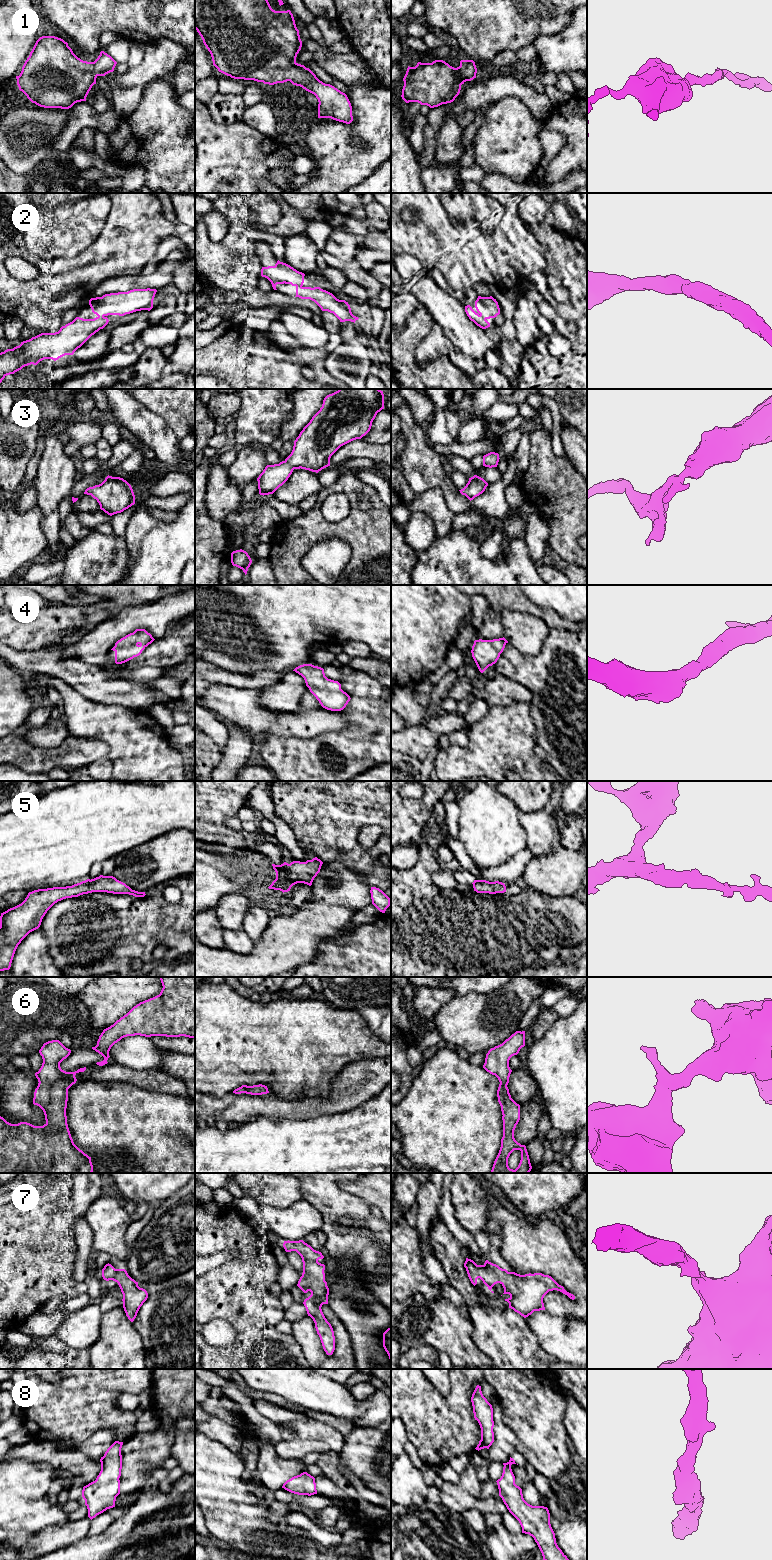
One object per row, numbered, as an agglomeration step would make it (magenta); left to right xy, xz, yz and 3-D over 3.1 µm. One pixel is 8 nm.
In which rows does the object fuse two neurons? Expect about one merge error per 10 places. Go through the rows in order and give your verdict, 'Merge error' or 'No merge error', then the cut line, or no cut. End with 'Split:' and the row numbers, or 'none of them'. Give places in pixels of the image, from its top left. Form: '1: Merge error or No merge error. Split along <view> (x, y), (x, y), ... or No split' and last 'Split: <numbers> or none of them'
1: No merge error. No split
2: No merge error. No split
3: No merge error. No split
4: No merge error. No split
5: No merge error. No split
6: No merge error. No split
7: No merge error. No split
8: No merge error. No split
Split: none of them

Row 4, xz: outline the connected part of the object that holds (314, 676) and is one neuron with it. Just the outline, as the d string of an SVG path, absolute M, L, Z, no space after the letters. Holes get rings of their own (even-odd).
M303 664L293 671L304 678L306 686L323 708L341 711L350 701L350 696L341 689L341 684L328 679L323 668L312 664Z

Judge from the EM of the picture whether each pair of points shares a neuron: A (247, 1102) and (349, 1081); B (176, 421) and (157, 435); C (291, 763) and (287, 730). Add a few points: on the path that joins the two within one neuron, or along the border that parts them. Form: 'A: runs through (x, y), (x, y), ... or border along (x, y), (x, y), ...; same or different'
A: runs through (273, 1106), (324, 1106); same
B: border along (151, 411), (163, 419), (179, 440); different
C: border along (265, 734), (281, 737), (312, 737); different

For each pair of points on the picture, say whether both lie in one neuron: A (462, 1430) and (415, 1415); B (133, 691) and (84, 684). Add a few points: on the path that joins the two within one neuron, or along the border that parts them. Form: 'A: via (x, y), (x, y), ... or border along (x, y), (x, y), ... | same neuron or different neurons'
A: via (450, 1429), (438, 1427), (427, 1416) | same neuron
B: via (121, 691), (96, 684) | same neuron

